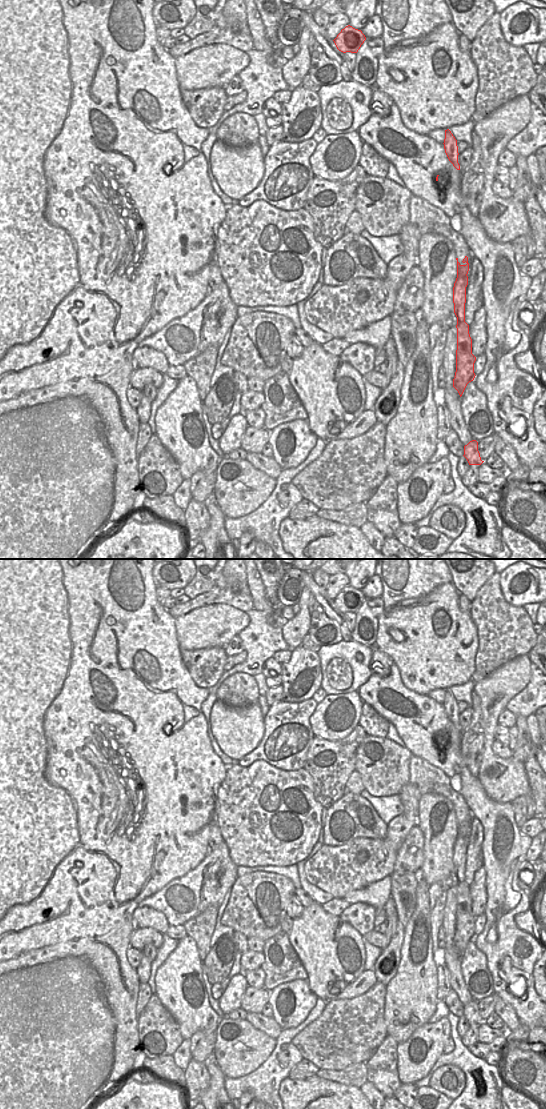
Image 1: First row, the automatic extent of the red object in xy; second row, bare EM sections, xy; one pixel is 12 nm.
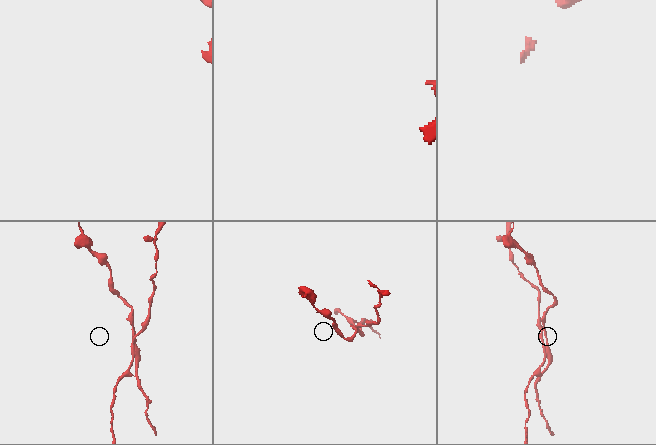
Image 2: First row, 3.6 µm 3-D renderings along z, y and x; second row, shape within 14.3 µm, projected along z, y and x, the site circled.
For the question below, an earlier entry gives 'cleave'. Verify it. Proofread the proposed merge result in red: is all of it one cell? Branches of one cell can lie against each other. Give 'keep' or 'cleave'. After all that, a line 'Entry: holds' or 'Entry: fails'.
cleave
Entry: holds

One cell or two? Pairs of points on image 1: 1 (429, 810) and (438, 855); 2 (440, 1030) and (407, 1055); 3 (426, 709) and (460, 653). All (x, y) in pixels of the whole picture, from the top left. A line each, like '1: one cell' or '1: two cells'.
1: one cell
2: one cell
3: two cells

